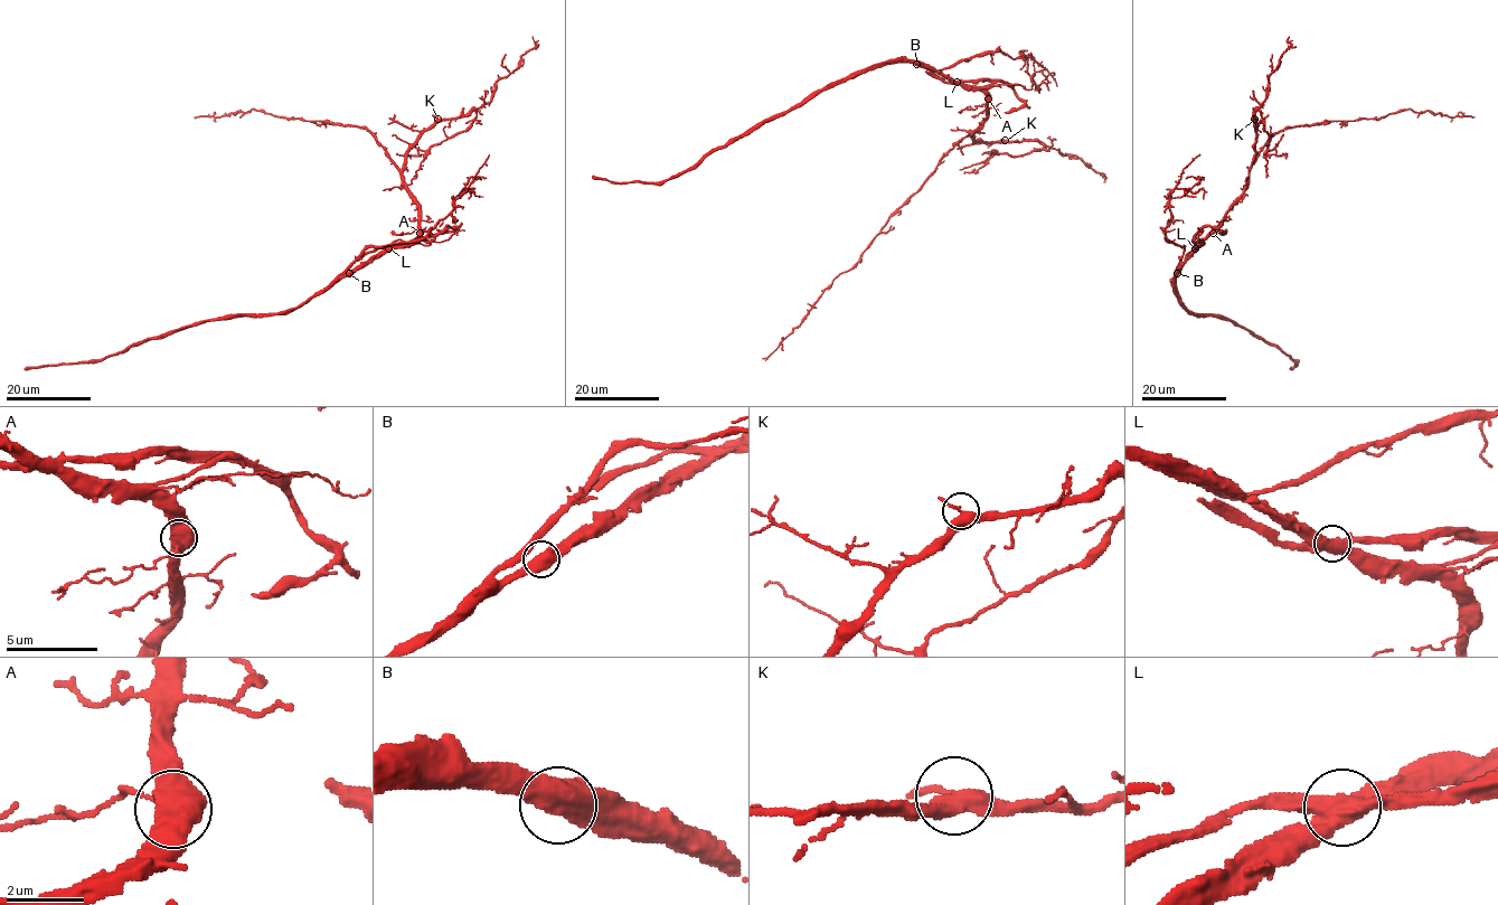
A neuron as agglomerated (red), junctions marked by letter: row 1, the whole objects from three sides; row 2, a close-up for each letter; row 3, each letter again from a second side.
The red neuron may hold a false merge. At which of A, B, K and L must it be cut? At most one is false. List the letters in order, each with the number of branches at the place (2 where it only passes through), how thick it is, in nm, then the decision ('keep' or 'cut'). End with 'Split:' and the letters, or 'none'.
A: 3 | 500 nm | keep
B: 3 | 480 nm | keep
K: 3 | 380 nm | keep
L: 3 | 500 nm | cut
Split: L

